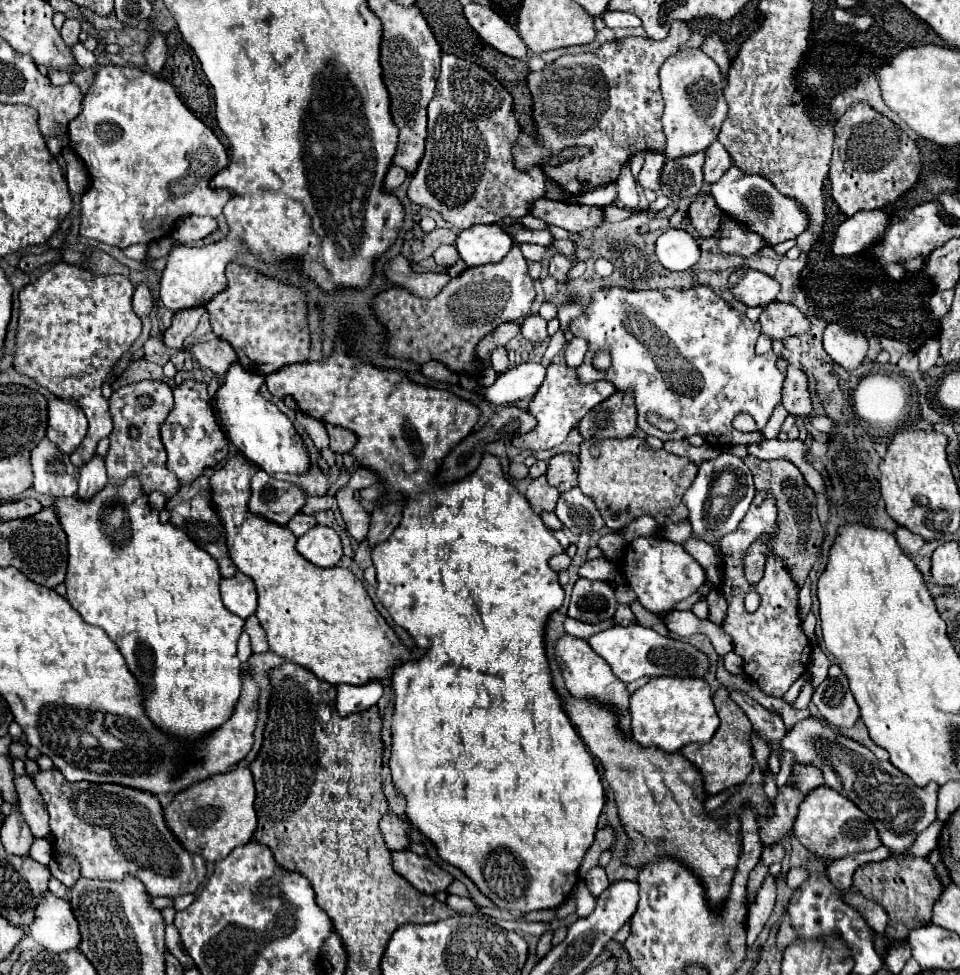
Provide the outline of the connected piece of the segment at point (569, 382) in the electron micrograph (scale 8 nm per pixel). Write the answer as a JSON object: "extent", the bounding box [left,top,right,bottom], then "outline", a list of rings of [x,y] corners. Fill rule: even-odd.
{"extent":[512,364,616,452],"outline":[[[550,364],[546,368],[546,378],[544,378],[540,390],[528,404],[528,412],[532,412],[532,416],[538,420],[538,424],[536,424],[536,428],[532,428],[532,432],[526,432],[524,436],[516,436],[512,440],[512,446],[538,452],[538,450],[550,450],[550,448],[562,444],[566,440],[568,432],[578,426],[582,416],[596,404],[604,402],[614,392],[616,392],[616,388],[610,382],[600,380],[594,384],[582,384],[582,382],[578,382],[574,368],[568,368],[566,364]]]}

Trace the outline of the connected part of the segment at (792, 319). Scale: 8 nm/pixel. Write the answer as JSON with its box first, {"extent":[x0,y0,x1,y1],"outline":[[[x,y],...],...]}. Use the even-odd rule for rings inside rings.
{"extent":[758,300,810,340],"outline":[[[774,300],[764,308],[758,322],[762,326],[762,332],[772,340],[798,336],[808,332],[810,328],[808,318],[792,302],[778,302],[778,300]]]}

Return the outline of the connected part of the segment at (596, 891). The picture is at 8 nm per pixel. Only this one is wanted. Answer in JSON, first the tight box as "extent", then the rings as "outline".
{"extent":[584,866,610,898],"outline":[[[594,866],[592,870],[588,870],[584,882],[586,882],[586,886],[588,886],[588,890],[590,890],[590,894],[592,894],[594,898],[598,898],[598,896],[610,886],[610,882],[608,882],[608,878],[606,878],[606,872],[604,872],[604,868],[600,868],[600,866]]]}

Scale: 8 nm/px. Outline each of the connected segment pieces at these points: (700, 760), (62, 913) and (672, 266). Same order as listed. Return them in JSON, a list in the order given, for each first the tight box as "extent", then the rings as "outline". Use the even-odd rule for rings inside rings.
[{"extent":[682,688,754,794],"outline":[[[718,688],[714,694],[714,704],[720,716],[720,726],[714,732],[712,740],[708,744],[686,744],[682,748],[682,754],[698,766],[698,770],[704,776],[704,788],[708,794],[718,794],[724,792],[732,786],[738,786],[746,780],[746,776],[752,772],[754,758],[752,758],[752,746],[750,746],[750,734],[752,734],[752,724],[748,724],[748,718],[744,716],[742,708],[730,700],[724,692],[726,688]]]},{"extent":[30,892,80,952],"outline":[[[52,892],[42,894],[40,904],[34,908],[34,922],[30,936],[46,946],[50,952],[64,952],[78,948],[80,930],[68,902],[56,898]]]},{"extent":[656,228,700,272],"outline":[[[670,228],[662,232],[656,240],[656,256],[664,268],[672,272],[682,272],[696,266],[700,258],[700,248],[692,234],[688,234],[686,230]]]}]

